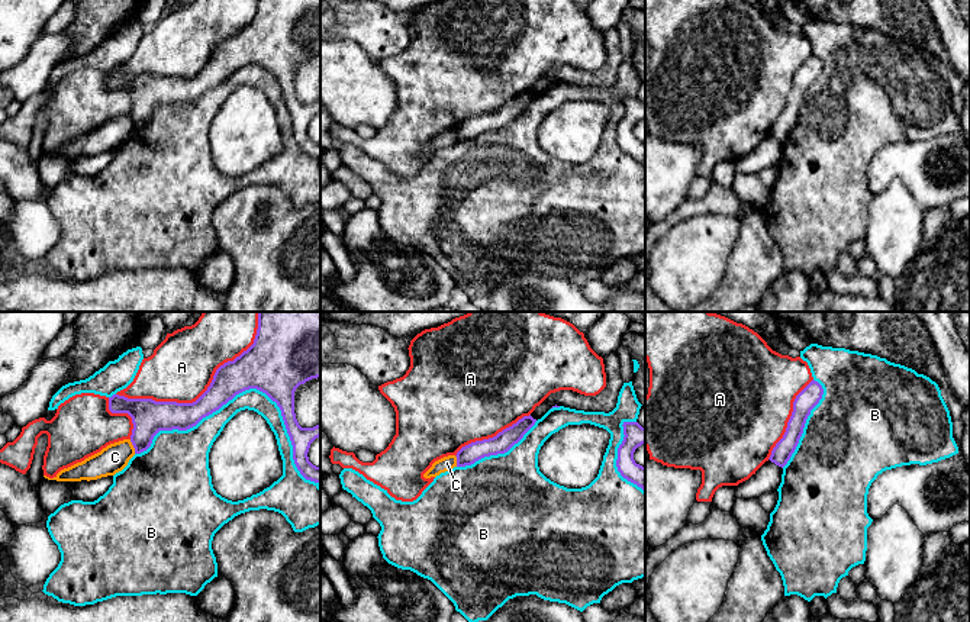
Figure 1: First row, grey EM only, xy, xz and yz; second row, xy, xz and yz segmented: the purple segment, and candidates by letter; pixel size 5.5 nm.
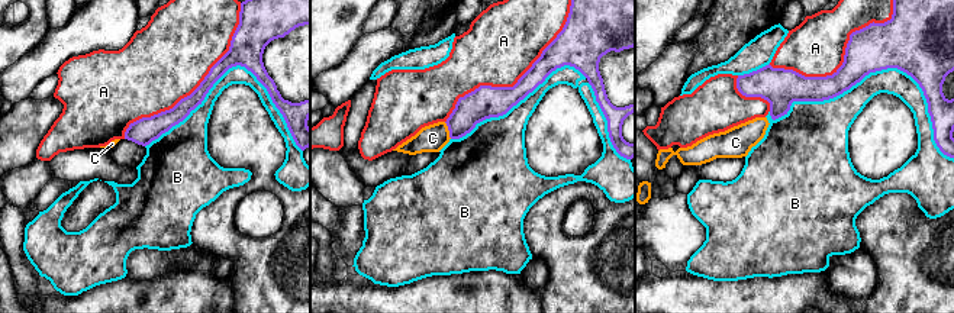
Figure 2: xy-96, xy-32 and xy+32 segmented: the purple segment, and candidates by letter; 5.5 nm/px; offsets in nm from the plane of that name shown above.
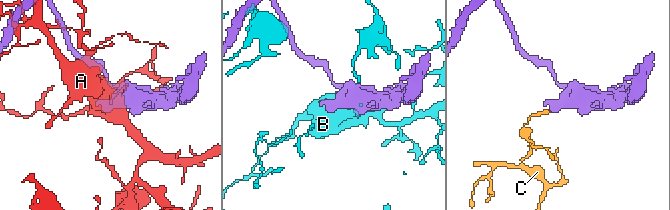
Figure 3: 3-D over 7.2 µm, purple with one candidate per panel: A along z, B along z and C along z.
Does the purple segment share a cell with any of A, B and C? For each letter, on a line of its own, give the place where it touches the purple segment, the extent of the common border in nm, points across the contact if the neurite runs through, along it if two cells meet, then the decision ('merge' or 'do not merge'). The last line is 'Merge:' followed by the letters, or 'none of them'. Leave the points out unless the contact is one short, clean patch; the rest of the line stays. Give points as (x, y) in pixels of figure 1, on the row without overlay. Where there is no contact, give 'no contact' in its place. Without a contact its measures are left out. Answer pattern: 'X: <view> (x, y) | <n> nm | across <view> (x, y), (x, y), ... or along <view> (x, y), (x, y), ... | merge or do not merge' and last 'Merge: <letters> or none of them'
A: xy (199, 73) | 900 nm | do not merge
B: xy (247, 64) | 1050 nm | do not merge
C: xy (134, 122) | 90 nm | along xy (129, 115), (135, 128) | do not merge
Merge: none of them

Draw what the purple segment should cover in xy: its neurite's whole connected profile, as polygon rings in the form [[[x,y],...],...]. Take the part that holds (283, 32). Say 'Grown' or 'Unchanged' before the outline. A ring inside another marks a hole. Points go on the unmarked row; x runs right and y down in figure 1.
Unchanged. [[[258,0],[254,19],[233,36],[220,41],[207,65],[193,78],[152,74],[109,72],[112,88],[128,88],[133,104],[135,129],[146,126],[159,106],[187,106],[219,86],[236,70],[257,64],[281,86],[300,149],[320,158],[320,142],[309,136],[310,119],[320,112],[320,100],[302,103],[294,88],[294,67],[320,52],[320,0]]]

